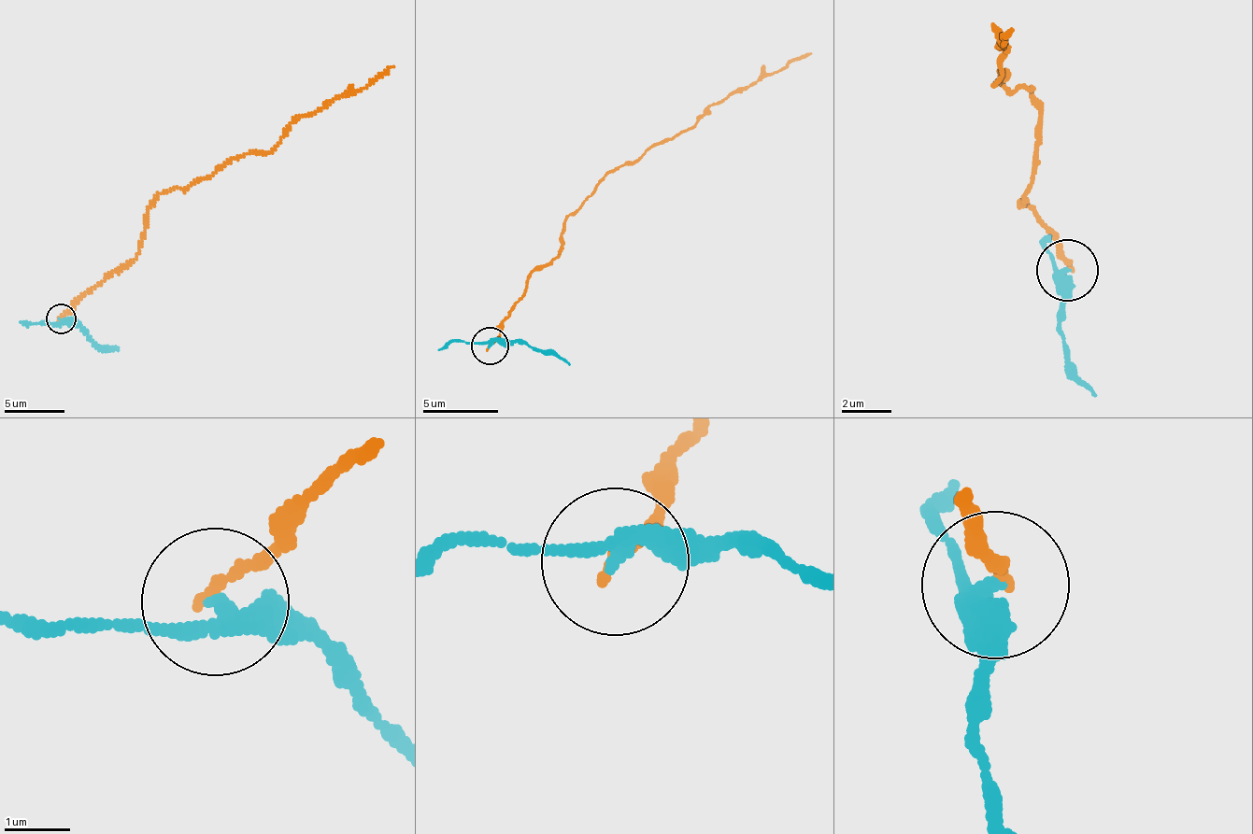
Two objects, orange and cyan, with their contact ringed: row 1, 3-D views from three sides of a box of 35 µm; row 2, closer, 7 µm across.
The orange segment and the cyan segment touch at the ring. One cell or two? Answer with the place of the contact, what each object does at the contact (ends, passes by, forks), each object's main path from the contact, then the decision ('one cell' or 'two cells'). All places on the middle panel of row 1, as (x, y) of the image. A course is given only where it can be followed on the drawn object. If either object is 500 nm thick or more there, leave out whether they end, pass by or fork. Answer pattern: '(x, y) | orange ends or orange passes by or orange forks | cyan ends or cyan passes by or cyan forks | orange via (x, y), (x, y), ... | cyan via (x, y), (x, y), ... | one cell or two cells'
(490, 346) | orange ends | cyan passes by | orange via (491, 344), (534, 271), (557, 257), (560, 232), (570, 214), (612, 169), (682, 133), (714, 102), (813, 54) | cyan via (491, 344), (528, 343), (570, 364) | two cells

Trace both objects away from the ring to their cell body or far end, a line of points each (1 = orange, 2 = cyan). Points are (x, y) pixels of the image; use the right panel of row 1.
1: (1066, 269), (1024, 201), (1030, 87), (996, 82), (1006, 73), (996, 85), (997, 44), (1014, 33)
2: (1066, 269), (1059, 333), (1094, 398)

